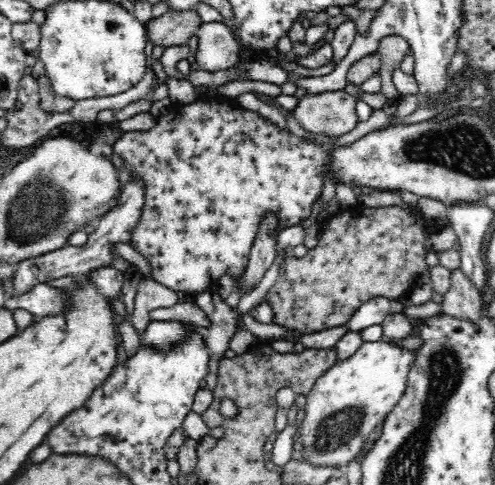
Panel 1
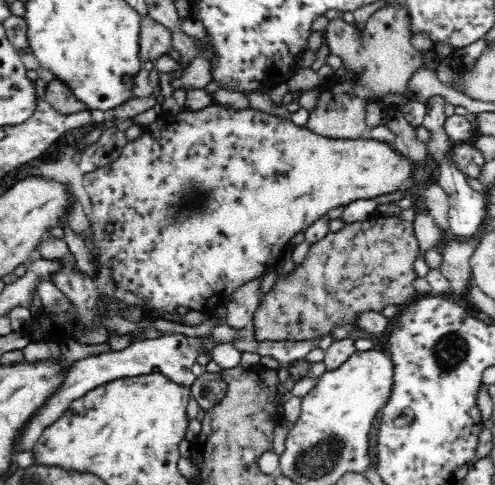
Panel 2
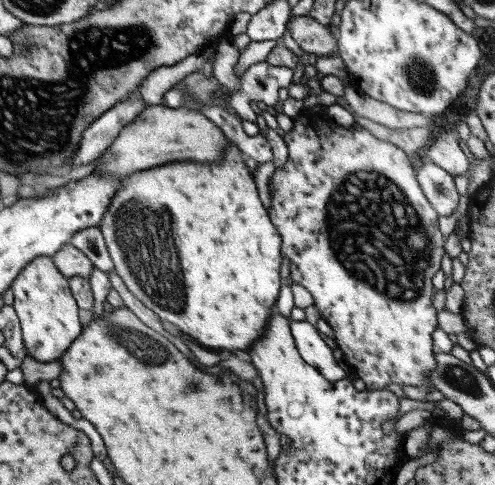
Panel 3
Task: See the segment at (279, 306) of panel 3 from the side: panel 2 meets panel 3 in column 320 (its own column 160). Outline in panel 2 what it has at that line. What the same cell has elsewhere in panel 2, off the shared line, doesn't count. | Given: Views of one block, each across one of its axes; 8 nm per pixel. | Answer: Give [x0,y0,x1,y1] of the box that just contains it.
[16,334,216,454]

